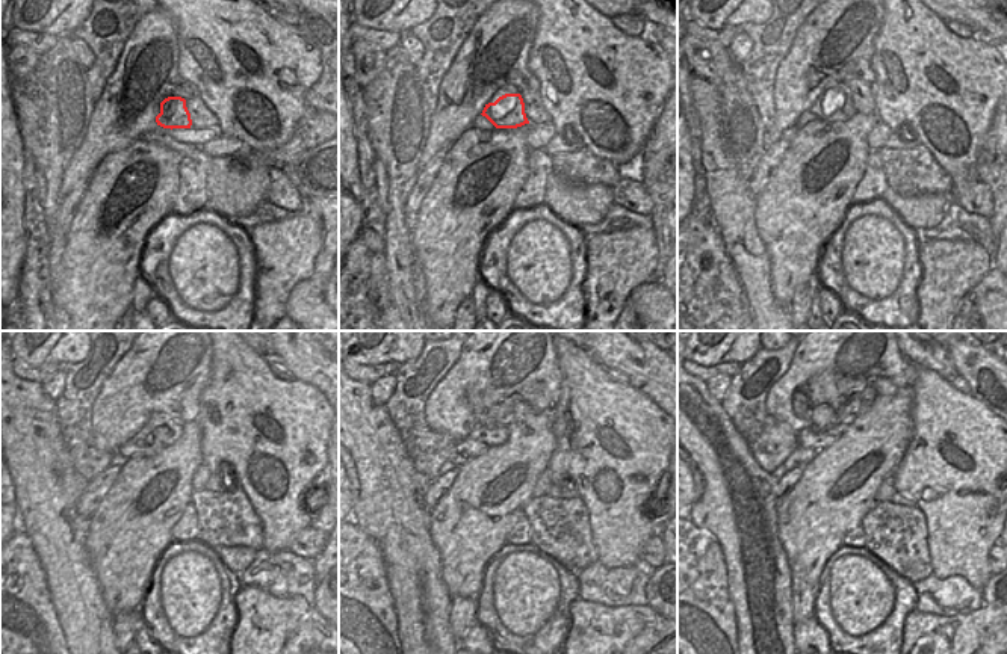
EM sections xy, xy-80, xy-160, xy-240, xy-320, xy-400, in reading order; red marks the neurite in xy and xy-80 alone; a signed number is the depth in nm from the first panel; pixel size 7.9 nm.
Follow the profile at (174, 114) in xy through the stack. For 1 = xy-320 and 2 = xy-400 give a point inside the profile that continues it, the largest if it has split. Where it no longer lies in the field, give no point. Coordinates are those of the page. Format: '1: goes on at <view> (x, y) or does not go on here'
1: goes on at xy-320 (466, 449)
2: goes on at xy-400 (800, 456)

